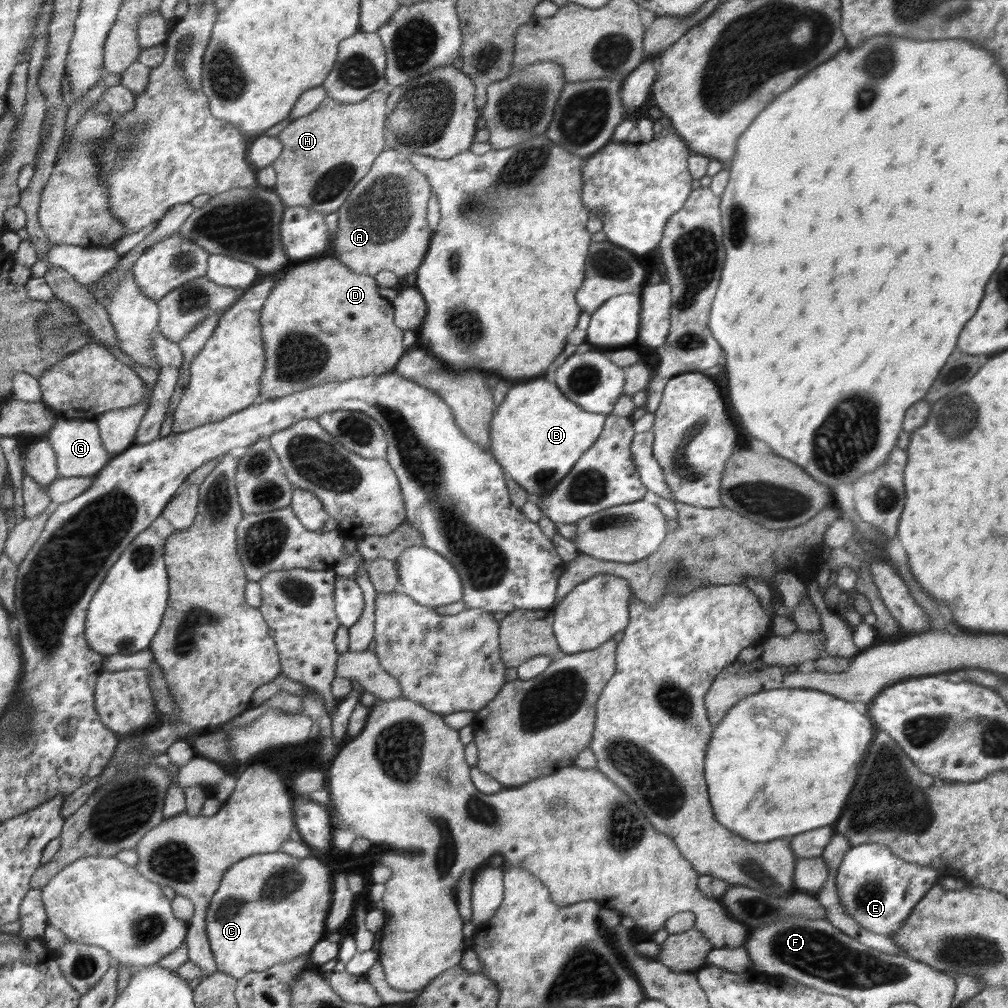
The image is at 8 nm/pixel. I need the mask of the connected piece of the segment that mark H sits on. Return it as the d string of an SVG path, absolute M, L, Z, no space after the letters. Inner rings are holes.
M389 89L378 90L364 100L355 103L341 103L338 99L326 97L314 112L293 120L275 137L282 143L280 156L271 162L276 180L272 189L286 207L309 206L324 214L336 212L348 200L349 194L362 178L366 177L376 157L384 150L384 126L388 120Z

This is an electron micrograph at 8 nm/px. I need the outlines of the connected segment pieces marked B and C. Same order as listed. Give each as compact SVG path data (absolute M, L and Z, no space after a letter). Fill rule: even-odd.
M543 376L526 379L520 382L514 382L510 387L510 390L506 393L505 399L500 406L495 407L495 413L492 417L492 424L490 424L490 444L489 452L496 458L497 463L503 468L506 477L511 478L518 482L518 484L528 492L530 500L536 501L539 504L541 498L549 493L549 490L555 489L555 486L563 480L566 474L570 473L573 469L576 461L596 442L596 439L600 437L602 430L605 426L607 414L591 413L584 410L581 406L578 406L575 402L572 402L569 398L564 396L564 393L558 388L555 382L547 381Z
M278 851L260 853L238 861L226 872L220 888L214 894L206 925L217 970L244 978L248 973L262 972L281 962L288 962L301 954L310 953L324 934L324 922L330 907L332 876L328 866L312 855L298 858Z

